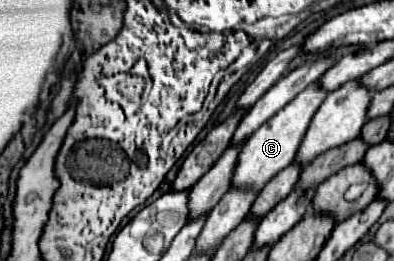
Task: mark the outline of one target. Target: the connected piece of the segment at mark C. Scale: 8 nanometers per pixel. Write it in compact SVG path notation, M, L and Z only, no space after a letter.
M314 82L304 92L300 92L290 104L286 104L276 116L272 116L262 128L258 128L250 136L250 140L244 142L244 146L238 154L236 168L234 168L234 174L230 180L230 190L244 188L244 190L258 194L266 186L266 182L270 182L270 178L274 178L280 170L290 166L294 160L294 154L306 134L306 126L310 124L310 118L314 116L314 112L318 110L318 106L322 104L324 98L326 98L326 92L322 92L322 88Z

